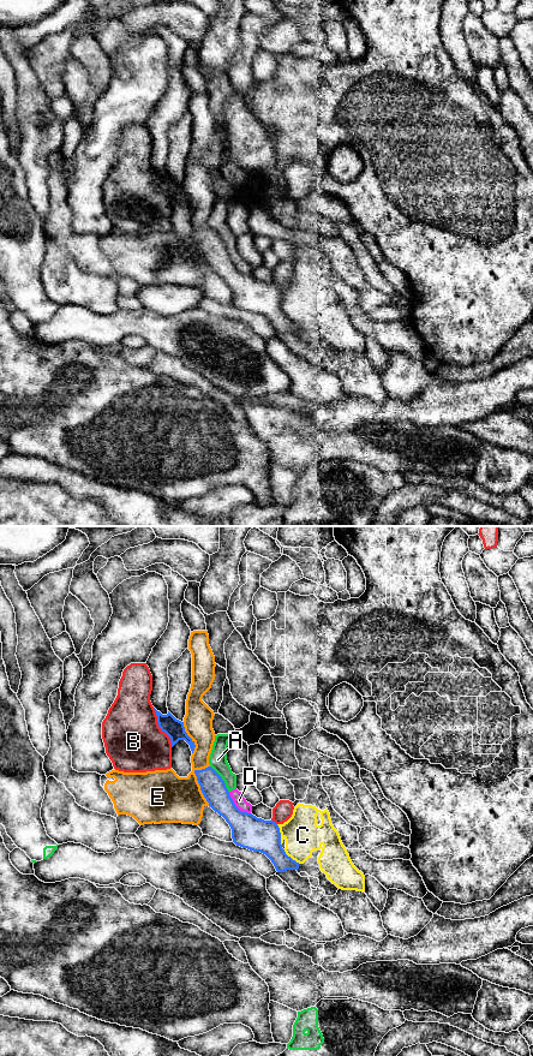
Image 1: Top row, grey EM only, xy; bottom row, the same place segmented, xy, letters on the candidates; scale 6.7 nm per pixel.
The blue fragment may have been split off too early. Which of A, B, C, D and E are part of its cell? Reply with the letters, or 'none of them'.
none of them

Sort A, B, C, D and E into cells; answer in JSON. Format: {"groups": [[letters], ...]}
{"groups": [["A", "D"], ["B"], ["C", "E"]]}

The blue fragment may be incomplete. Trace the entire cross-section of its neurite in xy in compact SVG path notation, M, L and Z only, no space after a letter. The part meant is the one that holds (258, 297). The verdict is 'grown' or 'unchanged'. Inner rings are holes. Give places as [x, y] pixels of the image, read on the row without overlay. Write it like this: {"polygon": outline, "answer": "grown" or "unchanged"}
{"polygon": "M211 228L194 232L194 235L209 268L229 286L236 308L265 316L277 334L298 333L299 324L286 316L281 306L280 290L274 282L264 282L240 273L224 243Z", "answer": "unchanged"}

